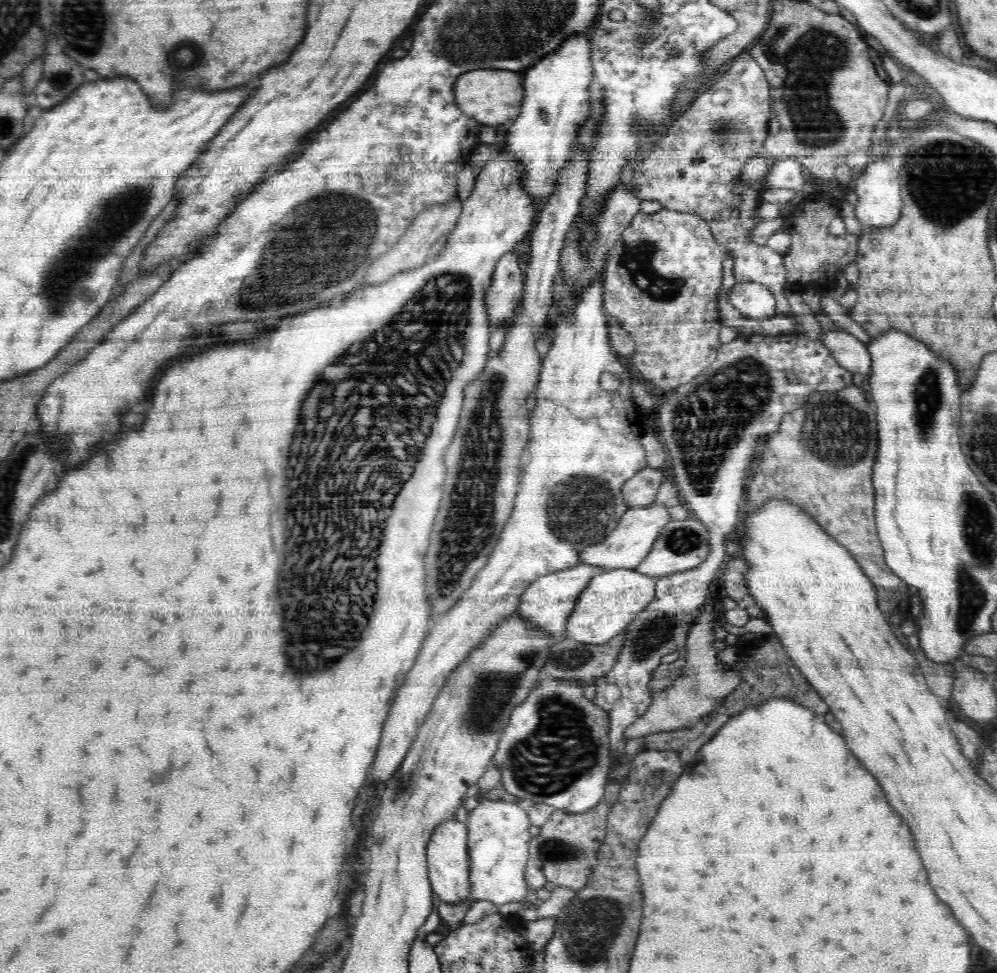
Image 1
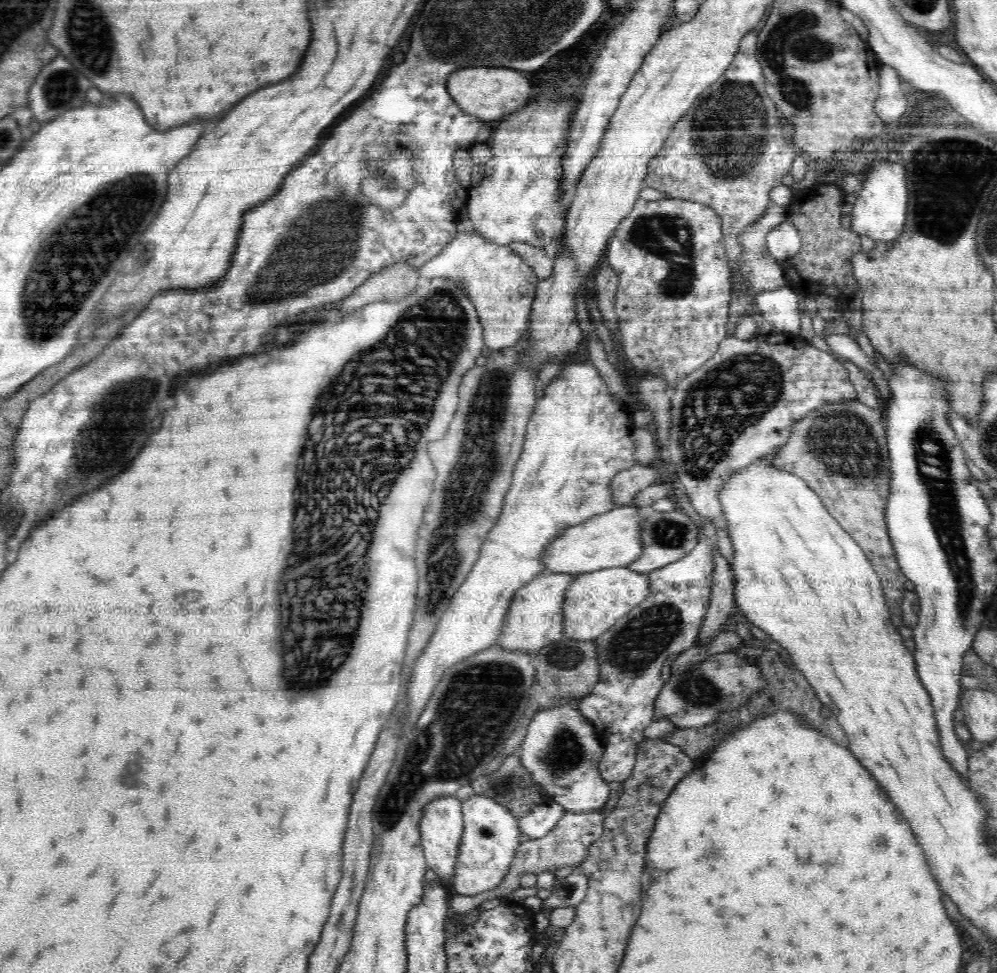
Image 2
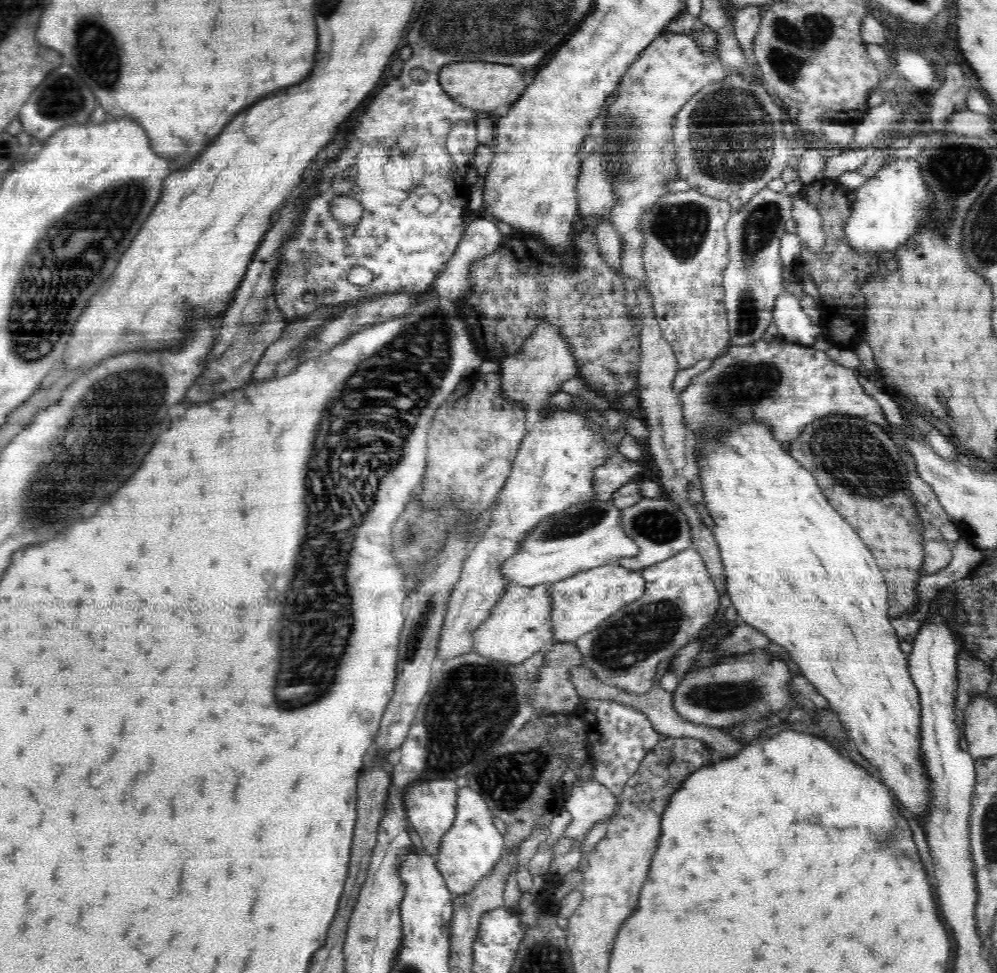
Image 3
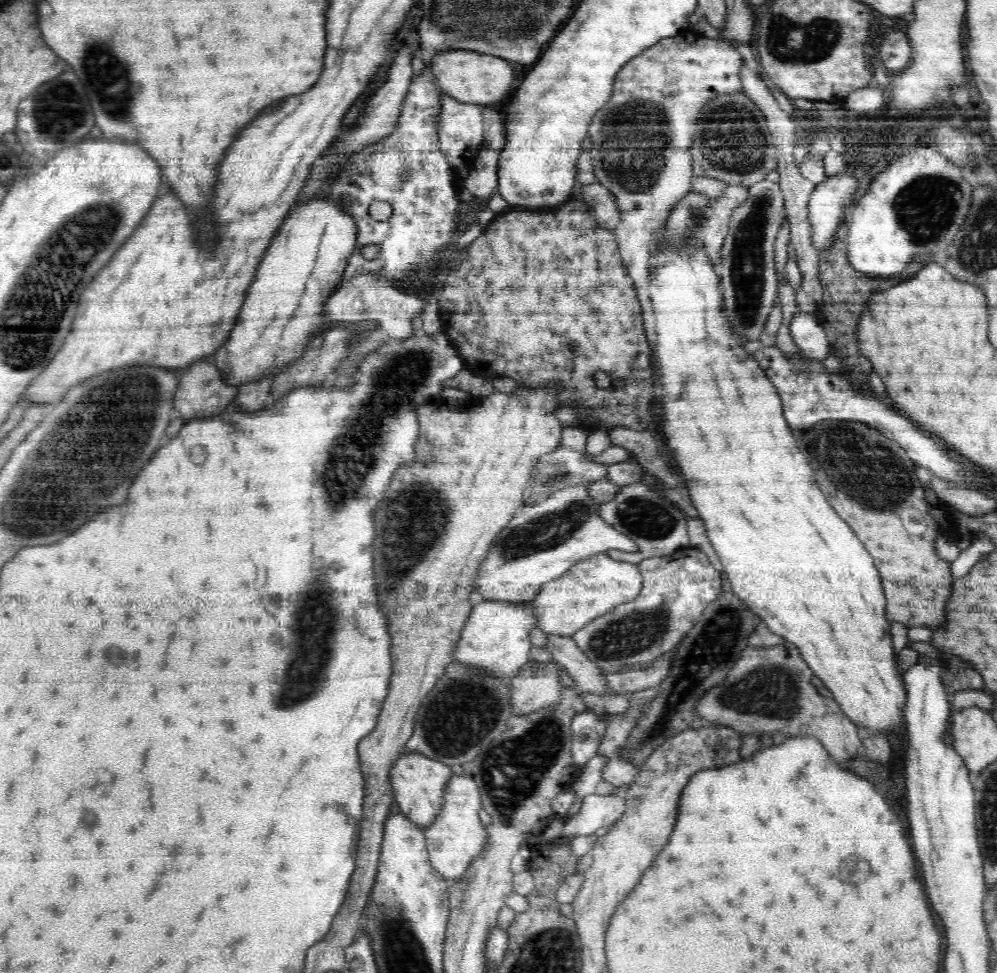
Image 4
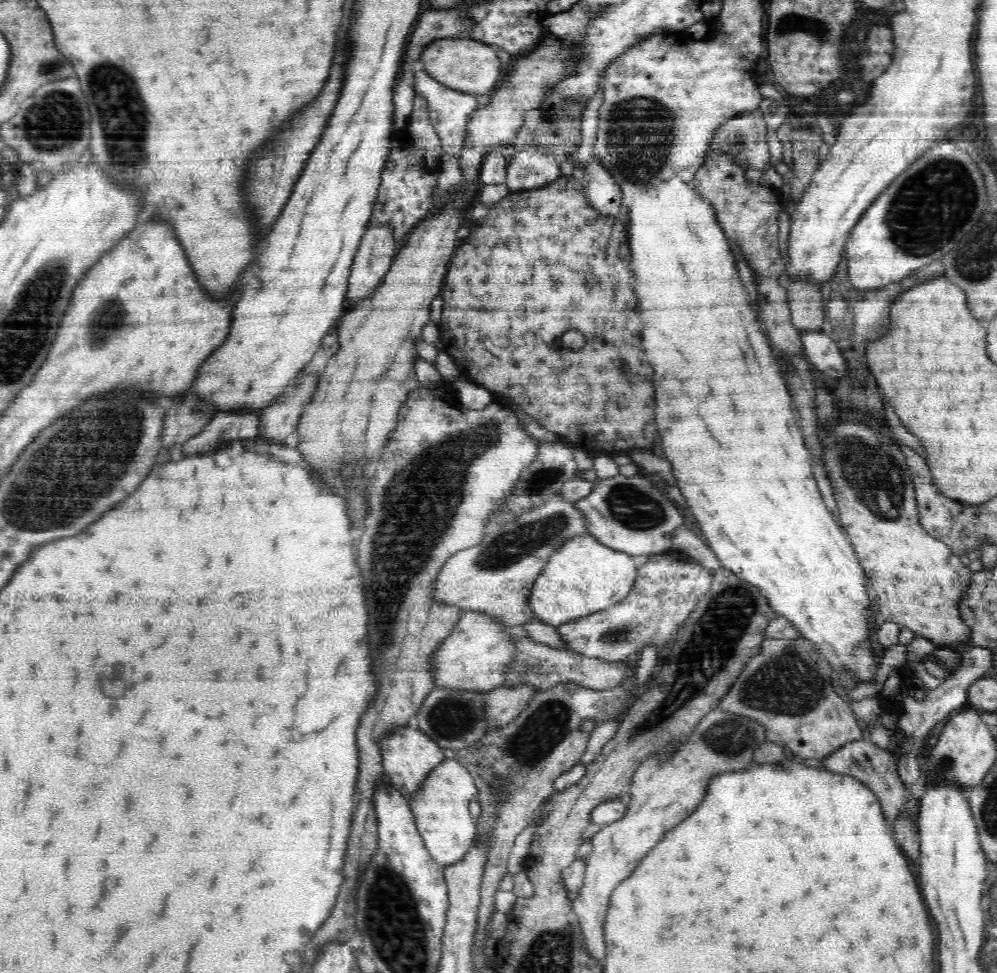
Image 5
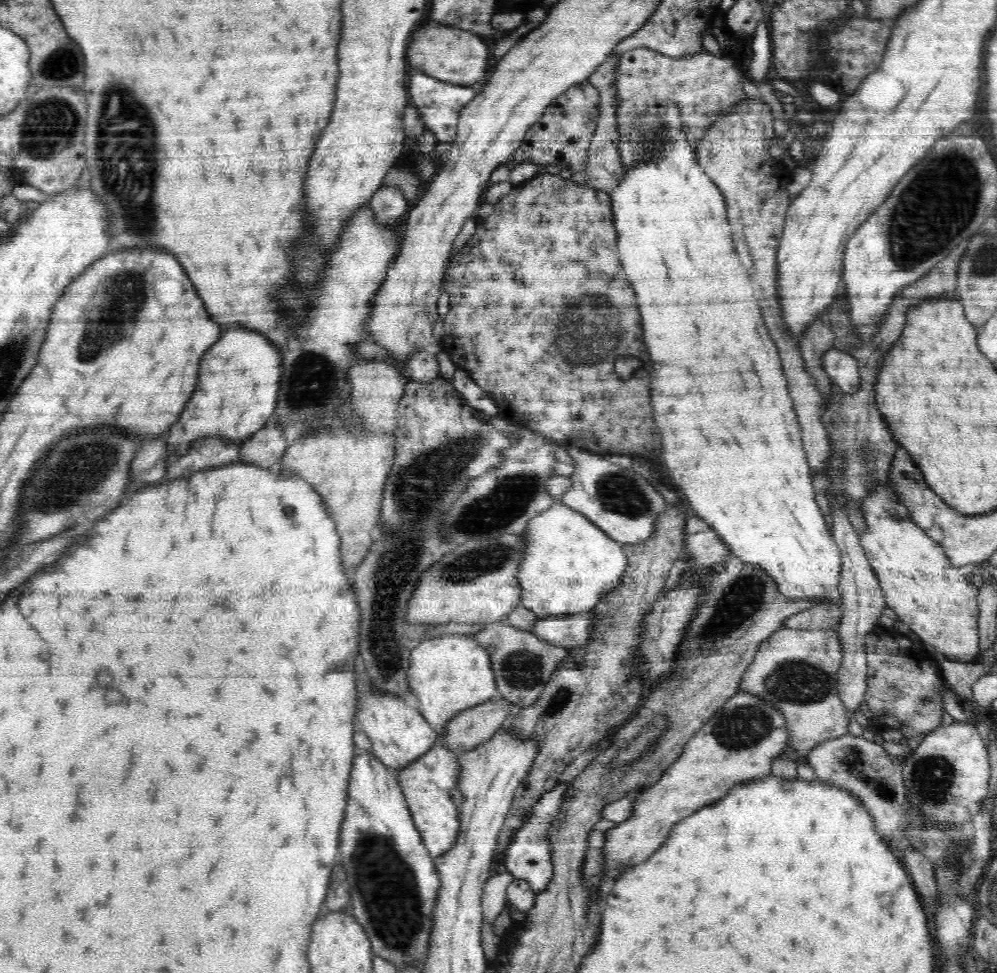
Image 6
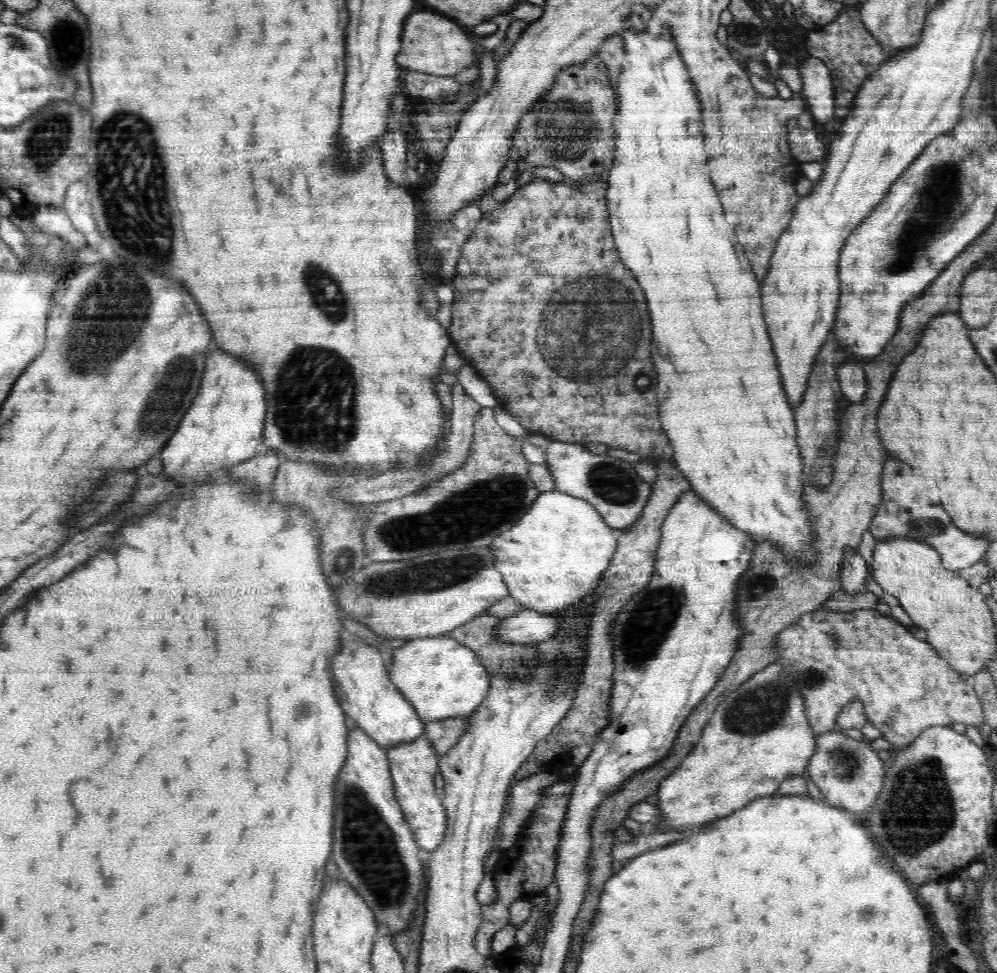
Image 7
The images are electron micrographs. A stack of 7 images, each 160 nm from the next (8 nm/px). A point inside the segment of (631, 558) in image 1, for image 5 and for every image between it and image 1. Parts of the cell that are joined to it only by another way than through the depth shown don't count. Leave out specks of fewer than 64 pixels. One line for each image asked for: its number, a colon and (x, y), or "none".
2: (610, 540)
3: (588, 535)
4: (543, 541)
5: (496, 577)

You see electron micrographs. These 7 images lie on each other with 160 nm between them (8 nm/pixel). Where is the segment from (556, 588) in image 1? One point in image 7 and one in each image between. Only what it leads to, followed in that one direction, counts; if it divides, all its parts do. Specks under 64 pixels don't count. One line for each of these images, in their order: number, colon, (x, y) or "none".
2: (534, 618)
3: (520, 624)
4: (495, 638)
5: (474, 658)
6: (449, 673)
7: (441, 678)

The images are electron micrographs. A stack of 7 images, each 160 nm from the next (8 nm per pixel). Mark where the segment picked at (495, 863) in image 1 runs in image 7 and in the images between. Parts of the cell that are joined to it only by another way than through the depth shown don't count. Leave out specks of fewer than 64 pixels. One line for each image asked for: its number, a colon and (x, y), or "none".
2: (491, 836)
3: (470, 850)
4: (457, 836)
5: (440, 807)
6: (427, 782)
7: (413, 765)

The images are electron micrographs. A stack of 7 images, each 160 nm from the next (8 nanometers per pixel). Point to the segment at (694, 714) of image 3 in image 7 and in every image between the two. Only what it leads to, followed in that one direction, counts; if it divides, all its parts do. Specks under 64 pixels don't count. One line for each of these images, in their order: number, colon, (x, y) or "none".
4: (768, 688)
5: (786, 687)
6: (795, 671)
7: (905, 687)

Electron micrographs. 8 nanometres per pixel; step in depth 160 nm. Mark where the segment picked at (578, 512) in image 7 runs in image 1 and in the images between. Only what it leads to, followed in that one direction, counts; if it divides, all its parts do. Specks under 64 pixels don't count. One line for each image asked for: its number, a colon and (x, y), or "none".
1: (611, 601)
2: (596, 600)
3: (582, 602)
4: (565, 606)
5: (583, 576)
6: (570, 565)

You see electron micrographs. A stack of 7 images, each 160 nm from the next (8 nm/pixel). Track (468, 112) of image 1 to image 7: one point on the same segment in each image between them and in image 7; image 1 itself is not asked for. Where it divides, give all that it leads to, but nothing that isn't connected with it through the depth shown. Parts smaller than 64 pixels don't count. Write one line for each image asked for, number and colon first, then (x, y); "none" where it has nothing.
2: (491, 94)
3: (481, 87)
4: (474, 78)
5: (472, 67)
6: (455, 56)
7: (432, 43)

